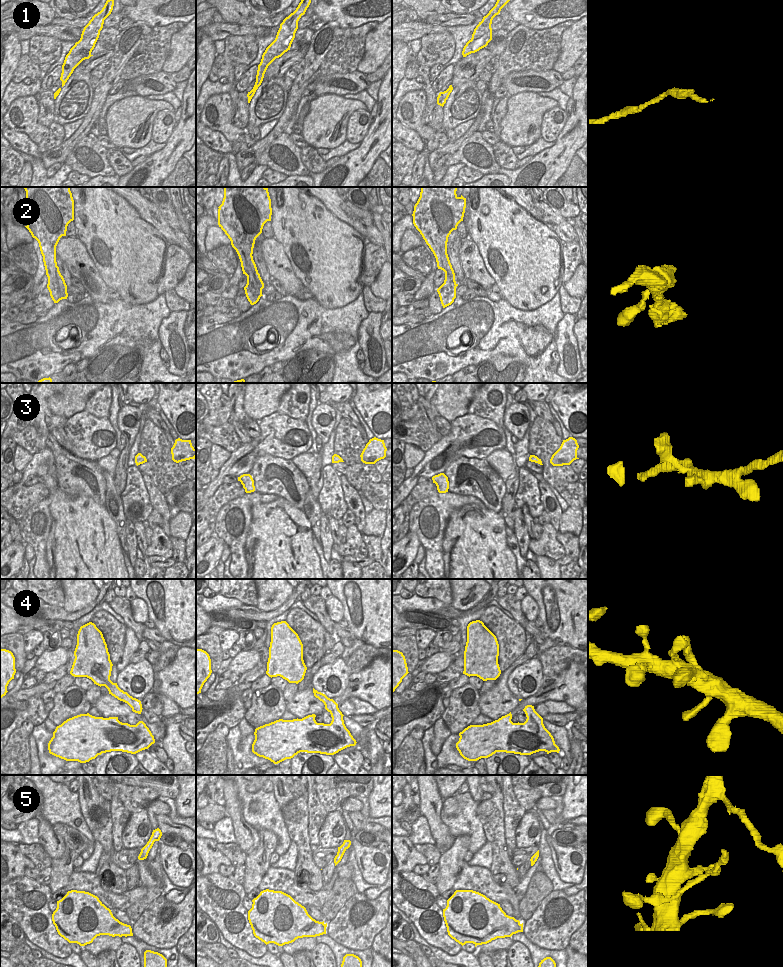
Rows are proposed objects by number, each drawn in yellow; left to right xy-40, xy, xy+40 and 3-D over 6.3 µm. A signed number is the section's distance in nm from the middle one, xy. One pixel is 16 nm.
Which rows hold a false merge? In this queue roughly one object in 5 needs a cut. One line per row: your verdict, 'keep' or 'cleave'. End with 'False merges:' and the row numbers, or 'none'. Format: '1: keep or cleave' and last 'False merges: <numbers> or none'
1: keep
2: cleave
3: keep
4: keep
5: cleave
False merges: 2, 5

